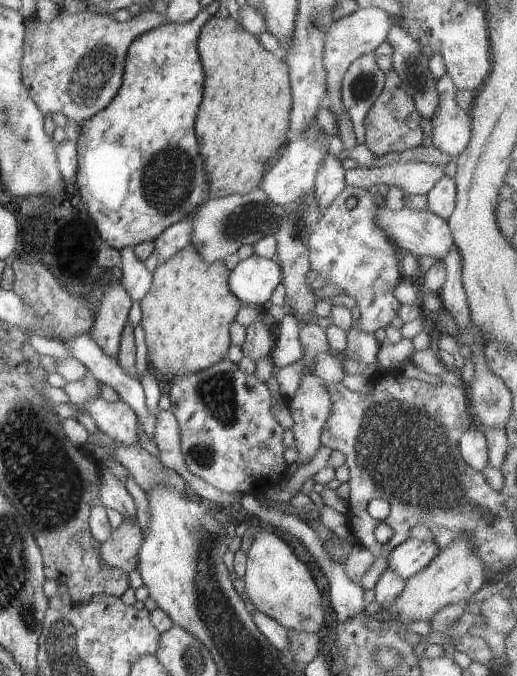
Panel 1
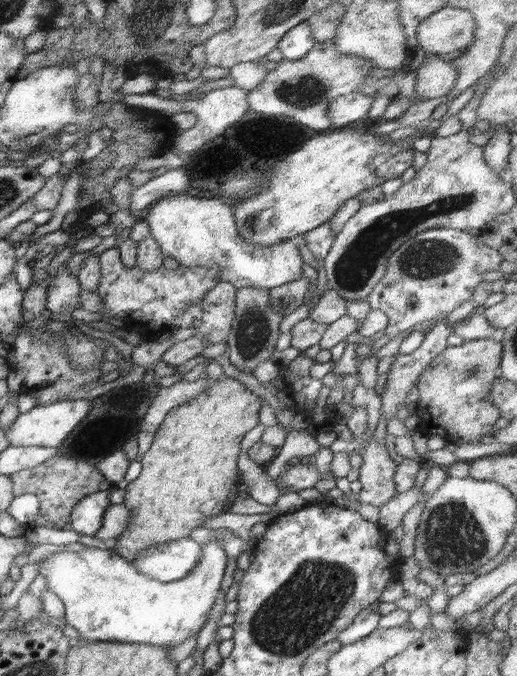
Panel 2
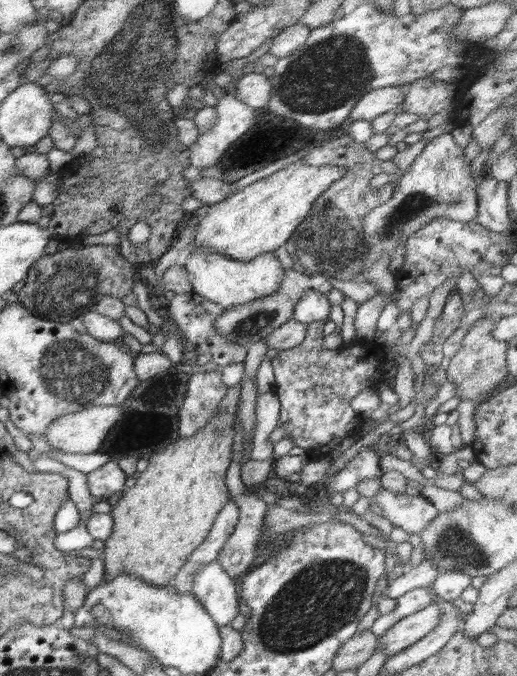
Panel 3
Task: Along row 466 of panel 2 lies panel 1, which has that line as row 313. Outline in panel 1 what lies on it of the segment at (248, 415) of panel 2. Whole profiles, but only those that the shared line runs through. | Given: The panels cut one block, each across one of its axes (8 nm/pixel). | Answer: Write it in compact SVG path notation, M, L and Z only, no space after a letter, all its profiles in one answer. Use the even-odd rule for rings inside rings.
M192 243L179 250L166 262L160 263L154 270L152 286L148 294L141 298L140 308L141 326L145 332L147 362L158 379L170 382L182 375L196 374L226 358L228 348L233 343L229 328L242 306L240 299L236 298L228 288L229 276L230 271L224 261L207 263Z

